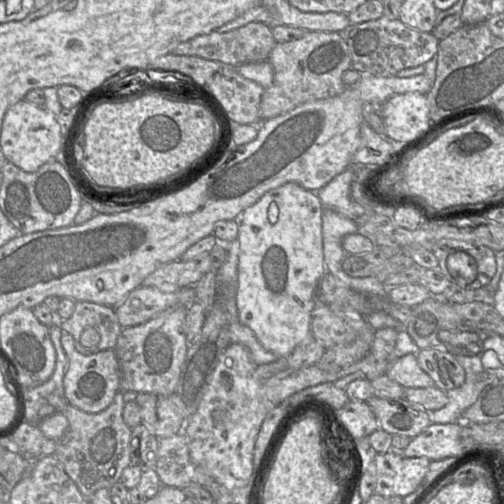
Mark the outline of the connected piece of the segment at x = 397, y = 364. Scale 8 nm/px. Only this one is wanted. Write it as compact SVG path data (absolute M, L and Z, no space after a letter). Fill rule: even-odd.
M407 354L393 362L386 375L403 388L434 387L433 379L420 367L415 354Z

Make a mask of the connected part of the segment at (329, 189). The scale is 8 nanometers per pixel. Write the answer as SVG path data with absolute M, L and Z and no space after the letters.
M346 168L327 185L317 191L324 208L356 220L366 213L366 209L351 197L351 184L354 180L353 168Z

